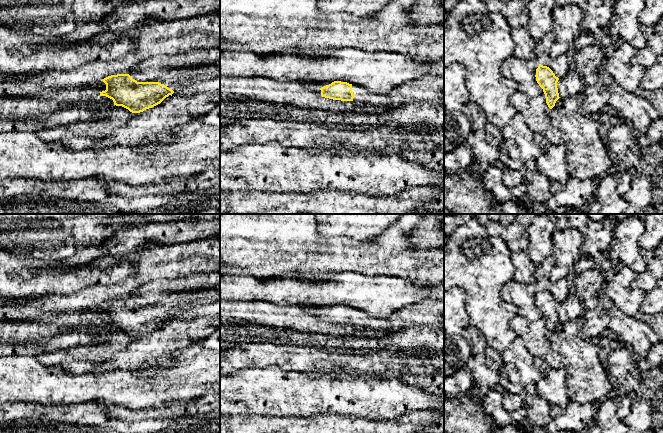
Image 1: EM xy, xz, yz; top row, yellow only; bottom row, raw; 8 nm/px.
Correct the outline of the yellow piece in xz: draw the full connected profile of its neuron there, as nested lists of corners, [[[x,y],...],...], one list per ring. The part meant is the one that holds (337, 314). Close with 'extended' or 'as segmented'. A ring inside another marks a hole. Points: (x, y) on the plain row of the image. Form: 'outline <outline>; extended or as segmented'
outline [[[428,299],[410,305],[384,318],[373,318],[363,311],[334,305],[321,314],[321,320],[333,324],[353,325],[358,328],[384,330],[406,328],[442,329],[444,326],[444,299]]]; extended

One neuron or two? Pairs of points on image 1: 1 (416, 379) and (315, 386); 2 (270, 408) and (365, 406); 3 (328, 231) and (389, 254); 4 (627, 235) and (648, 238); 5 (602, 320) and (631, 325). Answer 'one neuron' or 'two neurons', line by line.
1: two neurons
2: one neuron
3: two neurons
4: two neurons
5: two neurons

